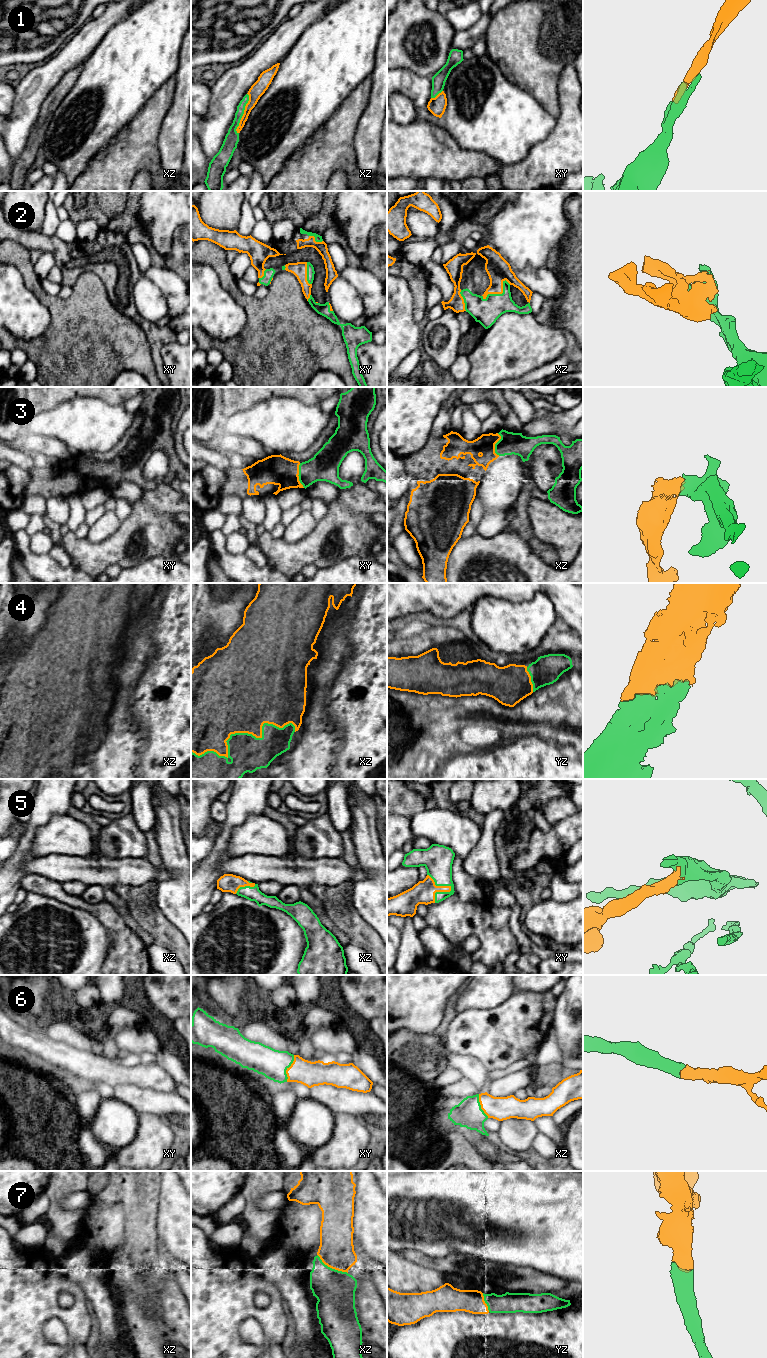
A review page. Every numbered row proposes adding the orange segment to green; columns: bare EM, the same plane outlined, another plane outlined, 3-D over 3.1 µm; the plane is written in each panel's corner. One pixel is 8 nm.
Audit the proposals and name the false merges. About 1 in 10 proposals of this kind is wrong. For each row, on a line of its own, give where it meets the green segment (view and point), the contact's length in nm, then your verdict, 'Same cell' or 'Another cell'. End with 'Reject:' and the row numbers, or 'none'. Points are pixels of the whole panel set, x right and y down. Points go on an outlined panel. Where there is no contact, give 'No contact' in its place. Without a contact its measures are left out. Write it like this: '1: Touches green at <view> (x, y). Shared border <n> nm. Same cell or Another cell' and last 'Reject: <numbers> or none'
1: Touches green at xz (243, 113). Shared border 340 nm. Same cell
2: Touches green at xz (500, 294). Shared border 260 nm. Same cell
3: Touches green at xy (298, 475). Shared border 200 nm. Same cell
4: Touches green at xz (239, 733). Shared border 850 nm. Same cell
5: Touches green at xy (451, 888). Shared border 240 nm. Same cell
6: Touches green at xy (288, 1067). Shared border 220 nm. Same cell
7: Touches green at xz (331, 1268). Shared border 300 nm. Same cell
Reject: none

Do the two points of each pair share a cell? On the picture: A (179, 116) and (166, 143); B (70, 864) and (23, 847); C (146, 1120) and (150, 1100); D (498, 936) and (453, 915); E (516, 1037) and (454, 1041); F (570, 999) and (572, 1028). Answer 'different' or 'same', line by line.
A: same
B: different
C: different
D: same
E: same
F: same

